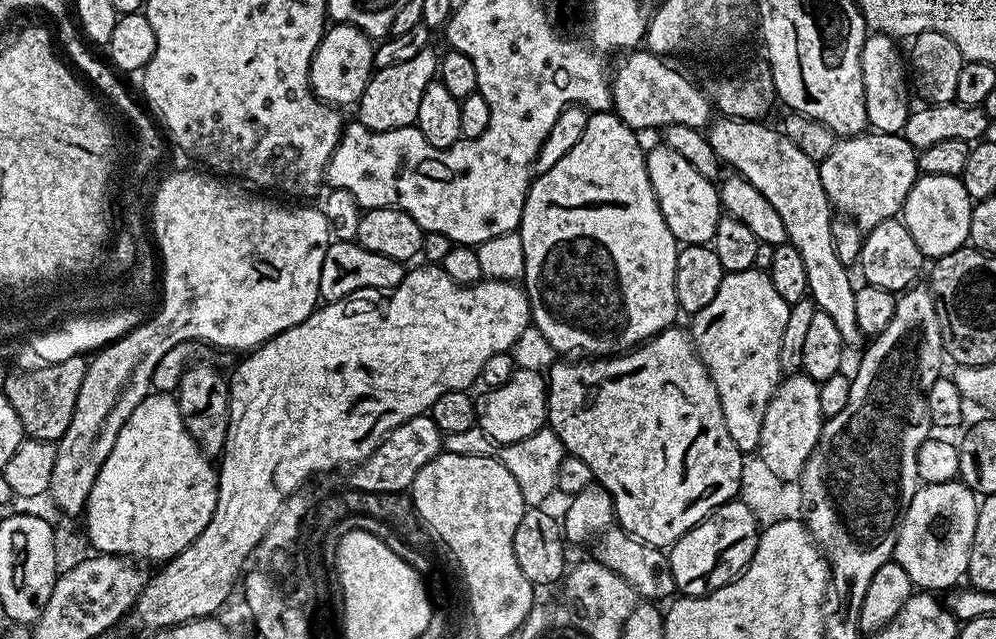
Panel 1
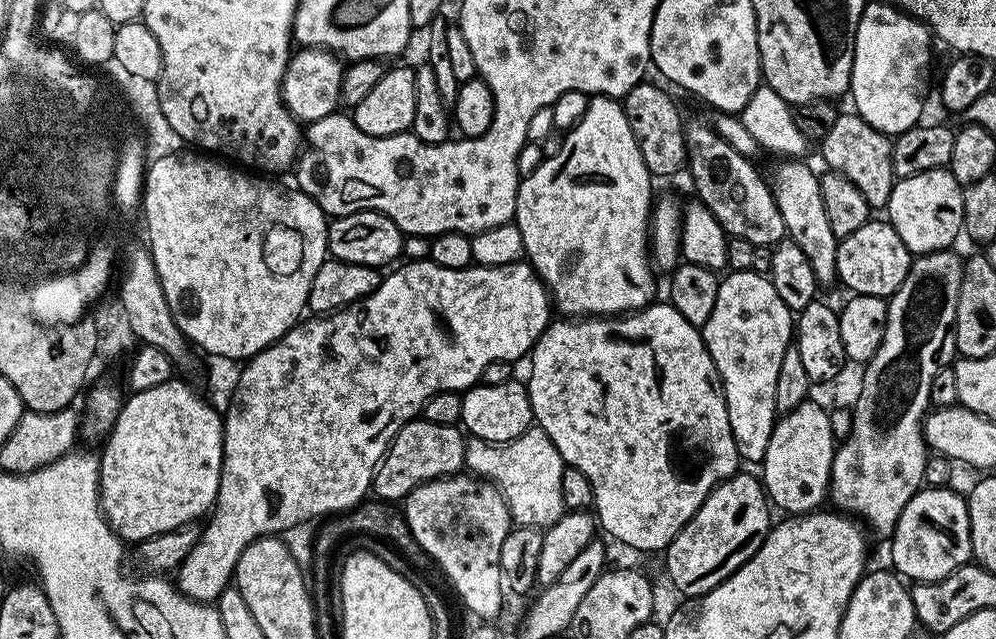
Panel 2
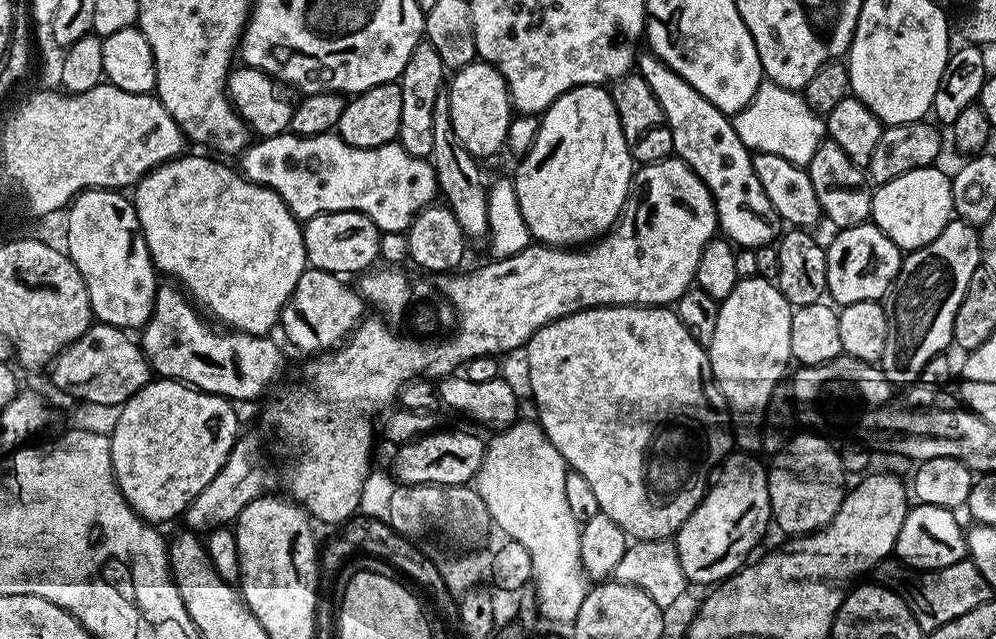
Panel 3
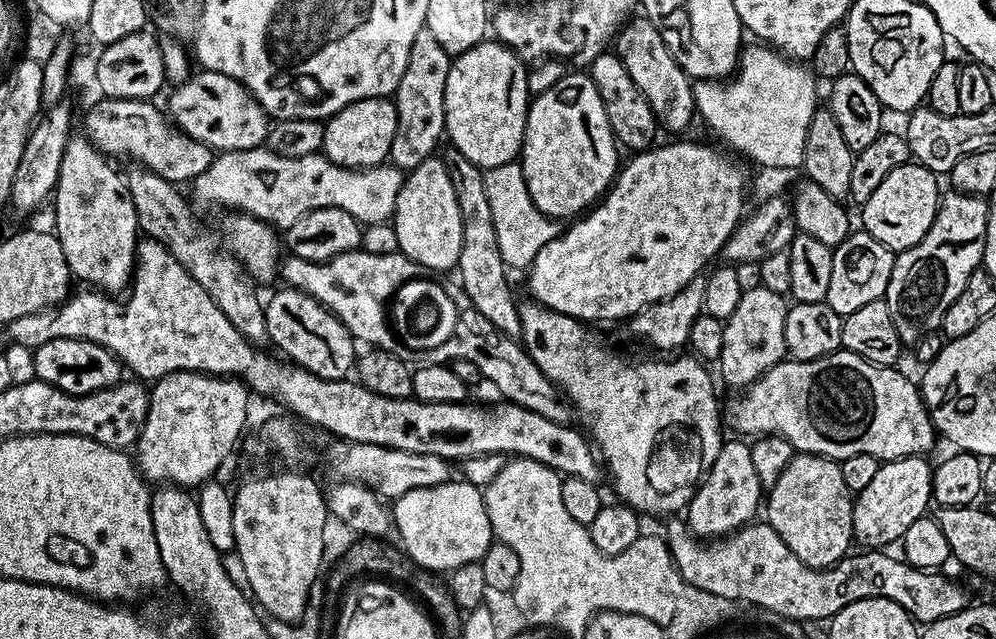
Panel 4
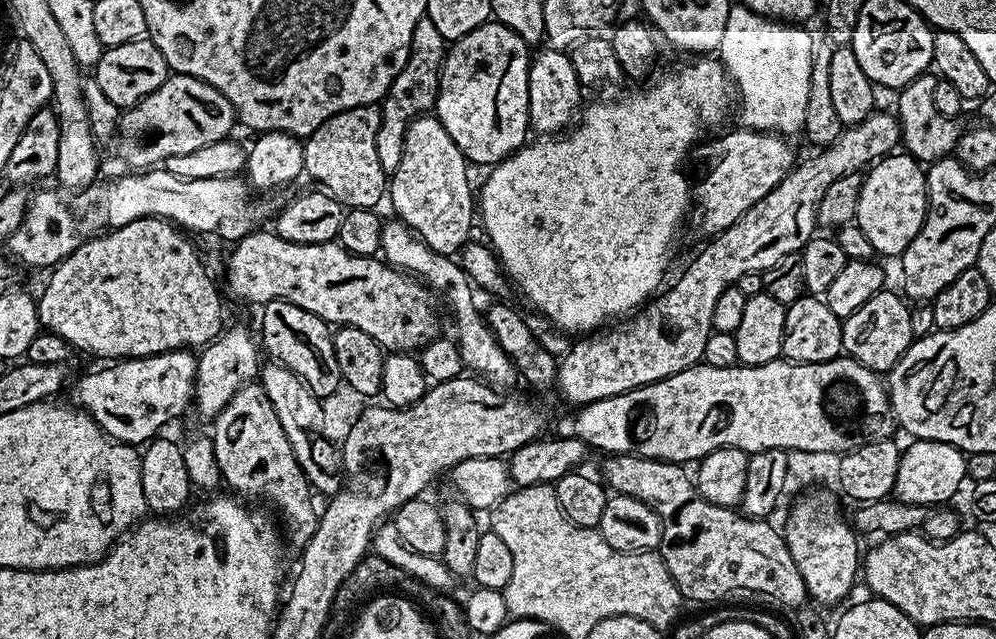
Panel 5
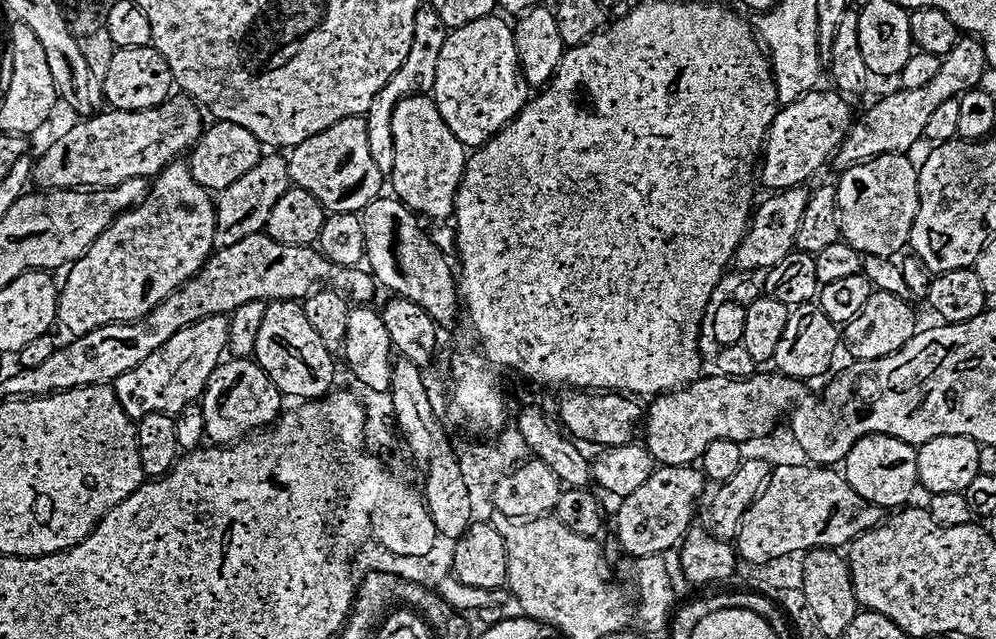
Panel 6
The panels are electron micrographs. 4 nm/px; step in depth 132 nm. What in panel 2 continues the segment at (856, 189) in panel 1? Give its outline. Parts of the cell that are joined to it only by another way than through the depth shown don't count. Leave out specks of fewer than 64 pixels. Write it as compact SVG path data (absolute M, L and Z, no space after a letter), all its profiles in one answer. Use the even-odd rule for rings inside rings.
M842 114L838 122L834 122L830 134L819 141L818 148L831 171L841 172L862 190L862 198L866 198L869 209L883 209L887 205L897 179L892 173L892 140L883 132L870 126L861 116Z

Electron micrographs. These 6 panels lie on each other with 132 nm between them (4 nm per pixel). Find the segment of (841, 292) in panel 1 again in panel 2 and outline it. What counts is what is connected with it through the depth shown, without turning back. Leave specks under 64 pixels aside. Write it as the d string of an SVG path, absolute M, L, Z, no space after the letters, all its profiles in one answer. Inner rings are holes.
M788 158L773 170L770 175L772 196L776 199L778 210L782 214L782 222L787 239L794 243L810 258L810 266L816 275L817 285L836 284L836 245L838 238L834 230L830 230L830 221L826 219L826 206L822 206L822 190L820 176L812 173L799 159Z

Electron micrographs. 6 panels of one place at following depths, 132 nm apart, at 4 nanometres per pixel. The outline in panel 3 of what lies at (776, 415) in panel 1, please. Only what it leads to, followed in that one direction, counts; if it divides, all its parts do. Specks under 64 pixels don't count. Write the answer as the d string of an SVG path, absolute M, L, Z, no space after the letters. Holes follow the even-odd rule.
M812 430L797 431L789 439L788 443L771 457L772 464L768 468L768 489L770 490L770 506L772 507L772 519L775 527L789 532L789 537L806 536L810 532L817 532L822 526L838 514L838 506L842 506L846 485L846 473L840 461L840 452L831 444L829 437L817 434Z

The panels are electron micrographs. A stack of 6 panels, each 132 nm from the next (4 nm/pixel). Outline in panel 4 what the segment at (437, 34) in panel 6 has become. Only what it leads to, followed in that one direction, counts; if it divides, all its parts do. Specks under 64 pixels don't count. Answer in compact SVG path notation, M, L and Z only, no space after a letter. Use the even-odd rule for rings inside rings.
M426 26L420 31L418 38L414 38L414 46L410 46L410 58L406 62L402 82L398 82L394 93L398 110L398 130L394 130L394 142L390 142L388 155L392 167L399 168L405 174L422 166L426 158L437 155L441 147L440 139L445 139L446 78L450 74L452 61L453 57L446 50L442 50L441 44Z

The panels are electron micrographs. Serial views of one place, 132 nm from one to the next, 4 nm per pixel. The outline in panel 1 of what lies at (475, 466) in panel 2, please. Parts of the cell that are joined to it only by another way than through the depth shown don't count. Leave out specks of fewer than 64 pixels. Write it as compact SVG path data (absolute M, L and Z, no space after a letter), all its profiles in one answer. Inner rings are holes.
M479 426L461 432L449 432L443 437L442 444L447 451L454 454L495 456L497 460L502 462L502 466L506 466L506 470L510 470L510 474L514 474L514 482L518 482L518 486L522 490L522 498L525 505L528 506L537 503L536 480L555 481L558 466L566 454L564 443L558 438L558 434L551 426L538 429L534 434L530 434L530 438L522 438L513 444L501 444L499 447L496 441L491 440L485 434L484 429Z

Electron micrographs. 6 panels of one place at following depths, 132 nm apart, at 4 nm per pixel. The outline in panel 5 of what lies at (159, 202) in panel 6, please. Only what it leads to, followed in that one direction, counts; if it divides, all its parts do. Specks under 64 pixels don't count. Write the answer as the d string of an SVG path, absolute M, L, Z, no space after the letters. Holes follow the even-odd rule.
M147 216L107 234L97 240L85 239L51 269L52 277L36 305L40 323L47 331L58 334L73 349L108 356L104 358L112 362L179 348L200 350L220 335L226 324L220 313L220 292L212 285L212 276L200 261L199 250L177 225L158 216Z

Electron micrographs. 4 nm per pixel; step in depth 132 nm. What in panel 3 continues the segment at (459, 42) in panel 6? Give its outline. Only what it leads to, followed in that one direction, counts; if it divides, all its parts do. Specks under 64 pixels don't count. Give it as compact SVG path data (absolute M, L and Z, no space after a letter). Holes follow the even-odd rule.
M476 59L465 68L455 69L456 76L447 81L446 91L450 102L450 122L454 126L454 134L458 134L458 142L466 146L471 156L483 158L492 156L508 140L508 127L512 124L514 109L512 99L508 97L508 87L494 66Z

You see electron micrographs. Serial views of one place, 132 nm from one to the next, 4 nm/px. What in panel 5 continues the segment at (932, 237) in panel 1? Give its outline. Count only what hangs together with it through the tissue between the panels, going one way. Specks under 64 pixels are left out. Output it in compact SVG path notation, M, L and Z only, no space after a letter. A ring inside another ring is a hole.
M889 154L867 171L856 207L855 224L870 238L873 249L884 256L899 257L922 230L928 217L928 178L921 161L907 154Z

